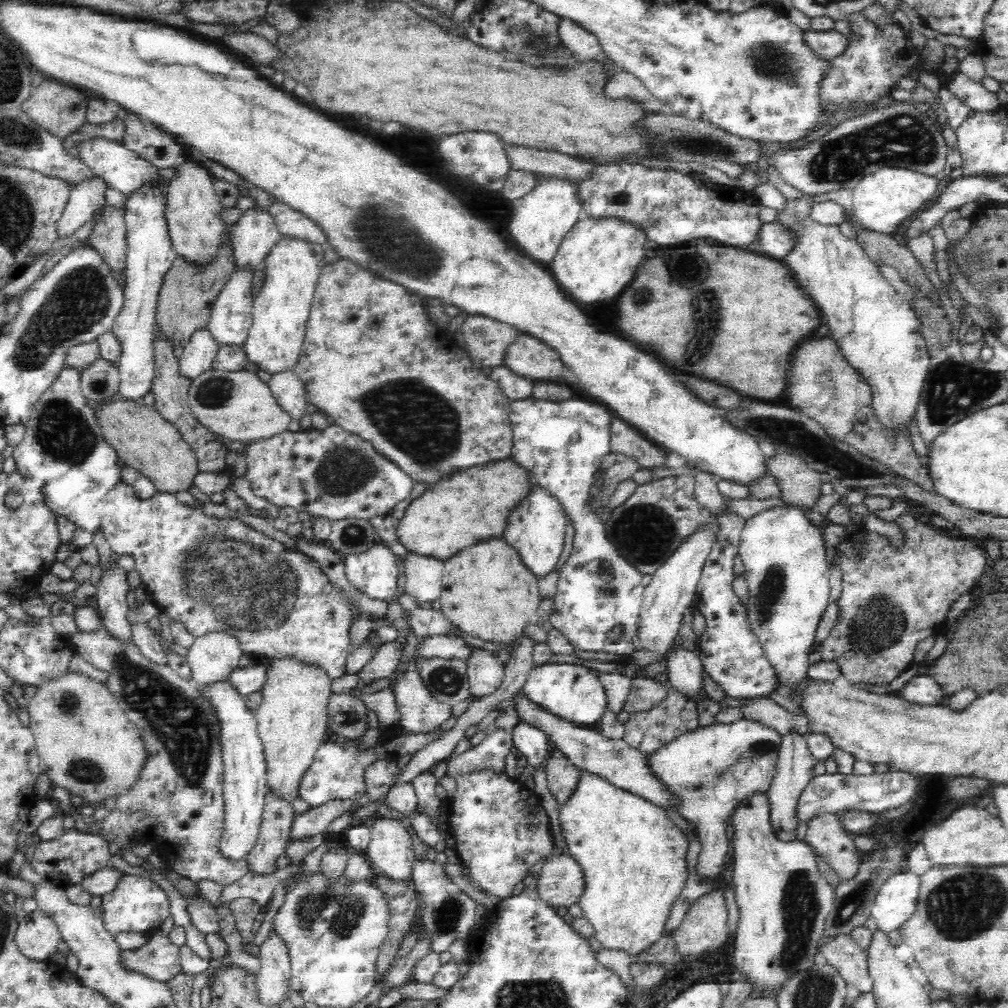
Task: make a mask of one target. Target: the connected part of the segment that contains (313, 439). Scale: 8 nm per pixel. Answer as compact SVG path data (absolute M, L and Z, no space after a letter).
M331 423L324 430L309 428L304 431L291 432L286 429L284 432L279 432L267 439L248 441L246 442L246 448L244 448L244 456L247 466L245 478L250 482L251 488L258 498L268 500L268 502L271 502L274 506L278 506L278 508L289 506L298 512L304 510L304 512L308 512L312 517L329 518L331 521L345 518L362 518L368 521L370 518L374 518L374 516L388 515L398 502L410 496L410 492L415 484L415 481L408 473L398 467L393 460L388 459L386 455L378 451L370 441L364 440L357 434L346 432L342 427Z

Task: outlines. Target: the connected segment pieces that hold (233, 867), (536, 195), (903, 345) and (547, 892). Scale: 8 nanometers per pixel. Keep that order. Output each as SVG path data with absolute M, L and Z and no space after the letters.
M104 624L93 631L78 630L68 639L75 653L90 662L96 670L106 672L109 692L116 698L118 705L138 729L138 734L146 751L146 762L139 770L130 788L118 793L116 806L104 820L86 818L92 834L98 834L108 844L128 850L136 844L154 846L158 856L165 860L167 868L192 882L214 880L220 884L230 884L241 879L248 871L246 858L230 859L222 855L220 840L225 826L225 802L223 801L223 759L220 747L220 728L218 720L208 700L196 692L193 684L186 682L166 664L156 664L142 655L142 651L130 639L118 639Z
M537 177L534 188L530 189L530 192L526 193L526 196L512 202L513 216L510 220L510 236L514 238L514 246L522 248L524 254L528 254L530 258L534 256L534 260L540 260L540 262L548 262L548 265L553 262L556 256L558 247L562 243L562 240L566 237L566 234L572 230L572 228L583 217L582 201L580 201L578 194L578 185L572 183L568 179L562 177Z
M808 198L790 200L785 207L777 212L777 220L792 228L799 236L796 249L788 254L783 262L794 274L797 284L816 302L820 314L826 318L826 326L830 336L836 340L836 345L844 358L862 375L862 378L872 388L870 408L886 435L890 439L900 438L904 432L910 432L910 426L916 422L916 412L920 404L921 392L925 376L929 371L930 356L921 334L921 319L894 287L880 273L880 268L874 265L866 253L854 242L840 233L838 225L820 225L810 219L813 201Z
M558 852L546 861L537 880L541 899L554 909L578 904L584 888L582 867L566 852Z

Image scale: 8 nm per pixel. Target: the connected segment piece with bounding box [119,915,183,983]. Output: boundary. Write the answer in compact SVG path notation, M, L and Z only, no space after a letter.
M172 915L159 926L156 931L151 934L151 939L143 945L130 950L120 950L120 965L122 968L130 972L137 972L148 976L158 982L165 983L171 976L174 976L178 971L182 971L180 963L180 954L178 947L169 939L170 931L176 926Z

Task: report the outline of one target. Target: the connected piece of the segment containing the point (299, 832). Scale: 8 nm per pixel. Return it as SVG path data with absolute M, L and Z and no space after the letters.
M352 799L331 800L295 816L290 837L303 839L316 834L323 834L329 824L350 811Z

